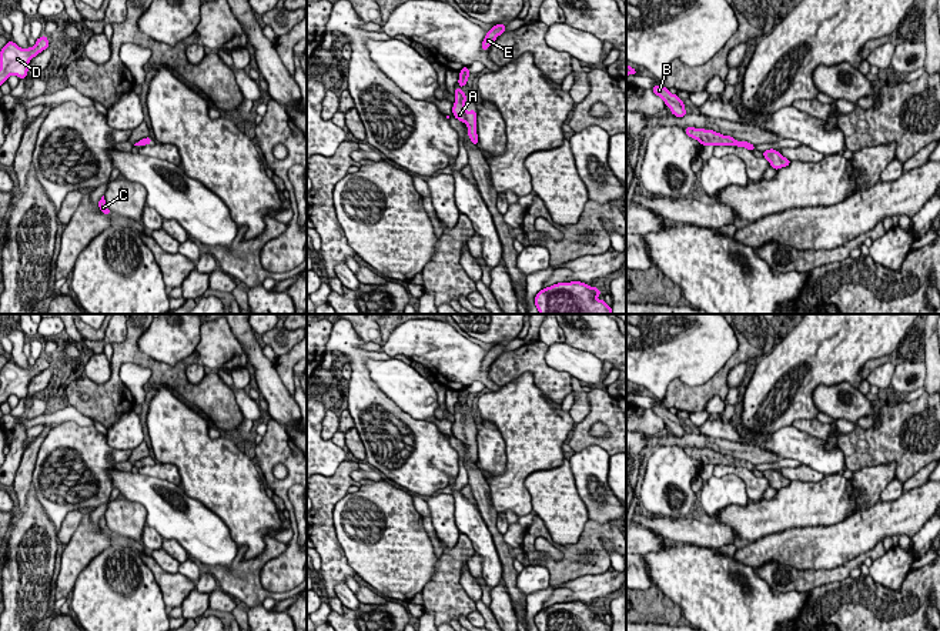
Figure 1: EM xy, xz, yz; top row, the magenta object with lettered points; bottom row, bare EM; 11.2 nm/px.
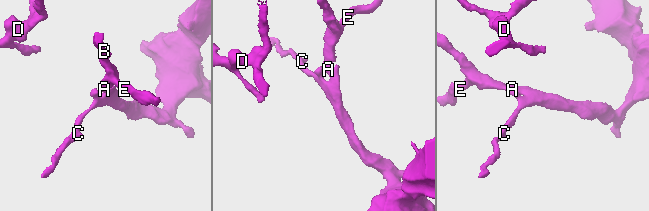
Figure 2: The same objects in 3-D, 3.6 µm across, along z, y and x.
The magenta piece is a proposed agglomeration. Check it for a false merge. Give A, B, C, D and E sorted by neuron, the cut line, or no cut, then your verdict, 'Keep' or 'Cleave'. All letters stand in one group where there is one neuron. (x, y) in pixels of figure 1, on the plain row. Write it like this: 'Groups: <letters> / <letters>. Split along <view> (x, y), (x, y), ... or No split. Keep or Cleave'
Groups: A B C D E. No split. Keep

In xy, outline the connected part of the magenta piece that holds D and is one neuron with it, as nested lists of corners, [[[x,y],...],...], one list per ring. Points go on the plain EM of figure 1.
[[[41,355],[36,364],[29,368],[19,367],[14,361],[7,361],[0,371],[0,405],[14,394],[19,398],[26,398],[29,393],[29,383],[43,370],[48,368],[48,358]]]

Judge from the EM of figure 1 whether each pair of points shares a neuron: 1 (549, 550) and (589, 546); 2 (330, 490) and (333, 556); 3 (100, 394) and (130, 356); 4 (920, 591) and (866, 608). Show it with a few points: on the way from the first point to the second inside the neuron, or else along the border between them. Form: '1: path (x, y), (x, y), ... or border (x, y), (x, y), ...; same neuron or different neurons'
1: border (532, 540), (545, 537), (564, 557); different neurons
2: path (324, 506), (324, 540); same neuron
3: path (111, 383), (114, 380), (114, 367), (119, 361); same neuron
4: path (907, 603), (902, 608), (879, 608); same neuron

